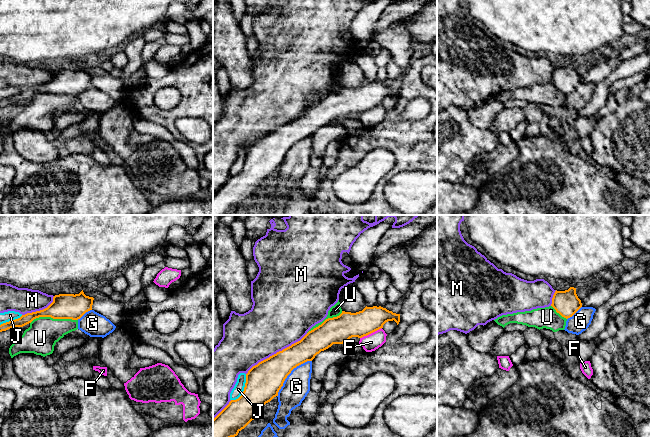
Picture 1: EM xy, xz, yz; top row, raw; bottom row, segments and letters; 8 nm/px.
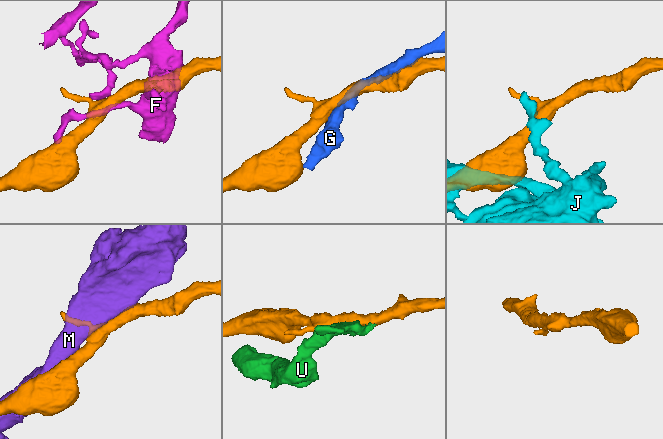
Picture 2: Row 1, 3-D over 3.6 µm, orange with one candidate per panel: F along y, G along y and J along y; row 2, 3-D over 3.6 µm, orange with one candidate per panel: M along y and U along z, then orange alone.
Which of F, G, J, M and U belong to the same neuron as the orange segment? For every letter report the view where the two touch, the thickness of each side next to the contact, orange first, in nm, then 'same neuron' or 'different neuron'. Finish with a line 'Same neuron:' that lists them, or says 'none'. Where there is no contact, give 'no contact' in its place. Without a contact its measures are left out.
F: contact in xz; calibres 220 and 140 nm; different neuron
G: contact in xz; calibres 280 and 220 nm; different neuron
J: contact in xz; calibres 280 and 90 nm; different neuron
M: contact in xz; calibres 280 and 440 nm; different neuron
U: contact in xy; calibres 200 and 260 nm; different neuron
Same neuron: none

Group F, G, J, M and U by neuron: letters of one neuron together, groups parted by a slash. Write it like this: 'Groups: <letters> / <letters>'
Groups: F / G / J / M / U

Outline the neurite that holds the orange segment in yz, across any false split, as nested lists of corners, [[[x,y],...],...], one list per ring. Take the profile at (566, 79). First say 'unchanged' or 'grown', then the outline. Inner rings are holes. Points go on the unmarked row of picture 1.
unchanged; [[[570,63],[565,67],[555,67],[551,82],[562,93],[568,95],[572,93],[581,83],[581,76],[576,70],[576,64]]]

